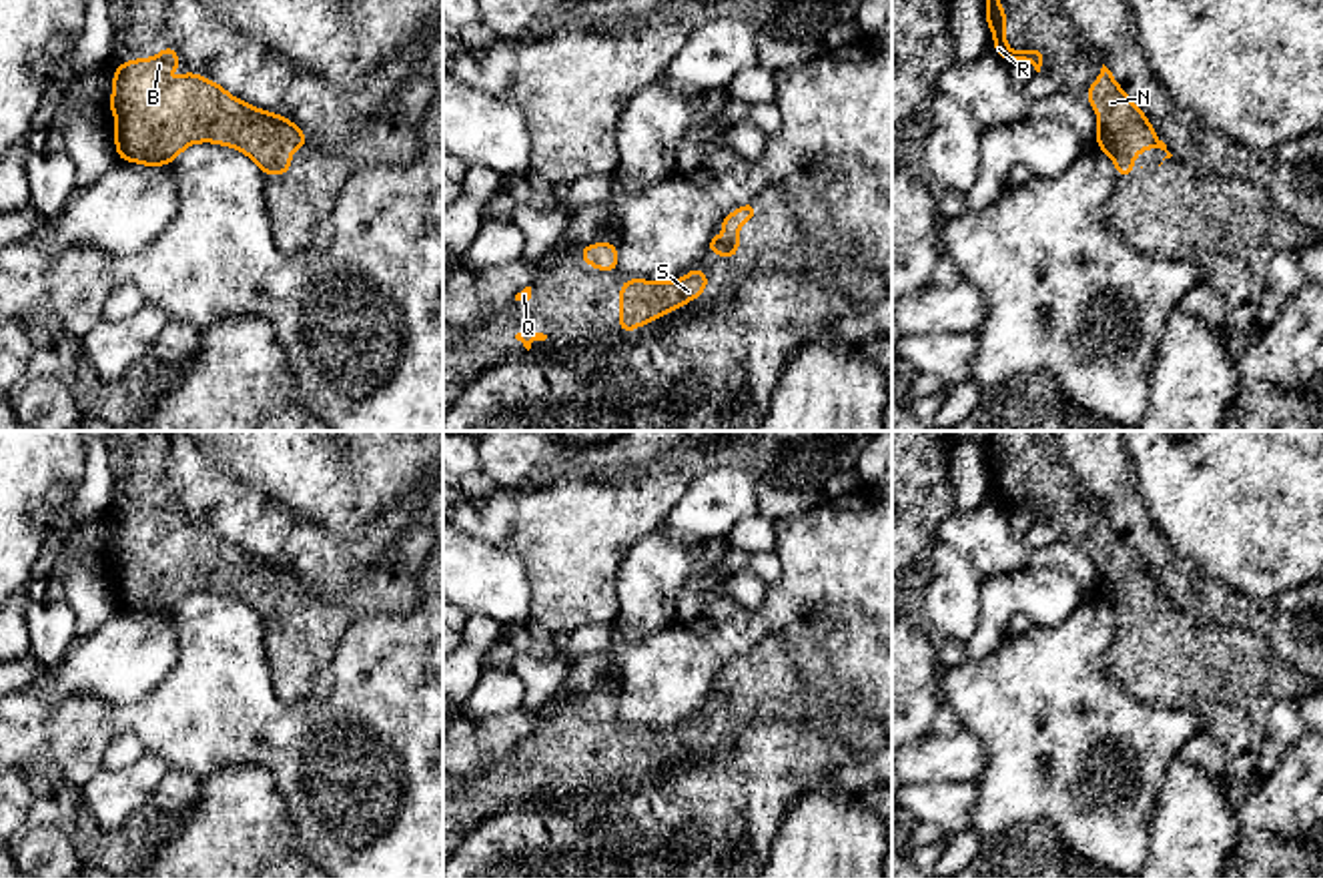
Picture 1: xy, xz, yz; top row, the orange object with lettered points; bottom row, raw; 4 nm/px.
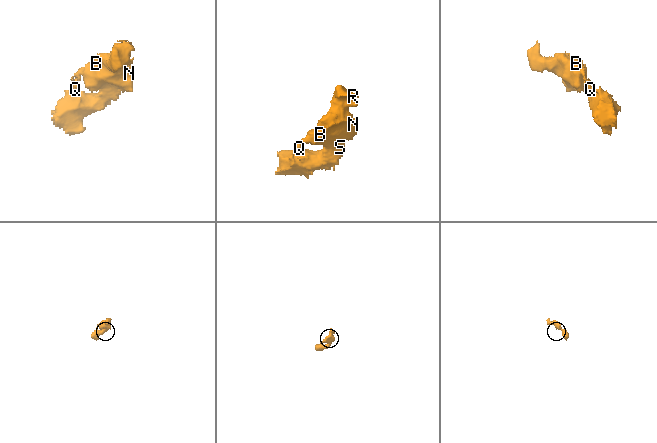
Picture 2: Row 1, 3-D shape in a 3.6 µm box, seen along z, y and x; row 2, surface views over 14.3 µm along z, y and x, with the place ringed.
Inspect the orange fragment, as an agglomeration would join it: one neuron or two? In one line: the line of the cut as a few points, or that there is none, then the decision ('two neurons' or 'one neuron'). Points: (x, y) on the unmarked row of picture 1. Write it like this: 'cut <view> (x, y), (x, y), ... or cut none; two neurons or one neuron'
cut none; one neuron

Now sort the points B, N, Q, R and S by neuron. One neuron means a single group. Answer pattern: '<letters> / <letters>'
B N Q R S

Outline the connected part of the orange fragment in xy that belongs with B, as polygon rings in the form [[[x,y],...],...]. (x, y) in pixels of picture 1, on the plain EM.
[[[168,493],[158,505],[128,509],[114,517],[108,557],[116,565],[116,603],[146,615],[168,615],[192,591],[216,591],[251,605],[263,623],[291,623],[291,597],[307,597],[307,583],[281,563],[253,557],[216,531],[186,519],[180,531],[154,527],[176,519],[180,505]]]

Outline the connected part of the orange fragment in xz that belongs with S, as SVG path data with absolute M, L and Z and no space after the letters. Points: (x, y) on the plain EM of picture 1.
M696 716L672 732L627 728L619 736L619 782L633 782L637 774L649 774L653 766L668 766L670 758L698 750L706 738L708 722Z

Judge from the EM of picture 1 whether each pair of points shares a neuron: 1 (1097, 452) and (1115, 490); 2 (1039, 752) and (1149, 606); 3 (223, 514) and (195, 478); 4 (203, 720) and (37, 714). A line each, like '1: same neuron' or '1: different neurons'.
1: same neuron
2: different neurons
3: same neuron
4: same neuron

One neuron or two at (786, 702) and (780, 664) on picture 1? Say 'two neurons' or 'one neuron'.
one neuron

